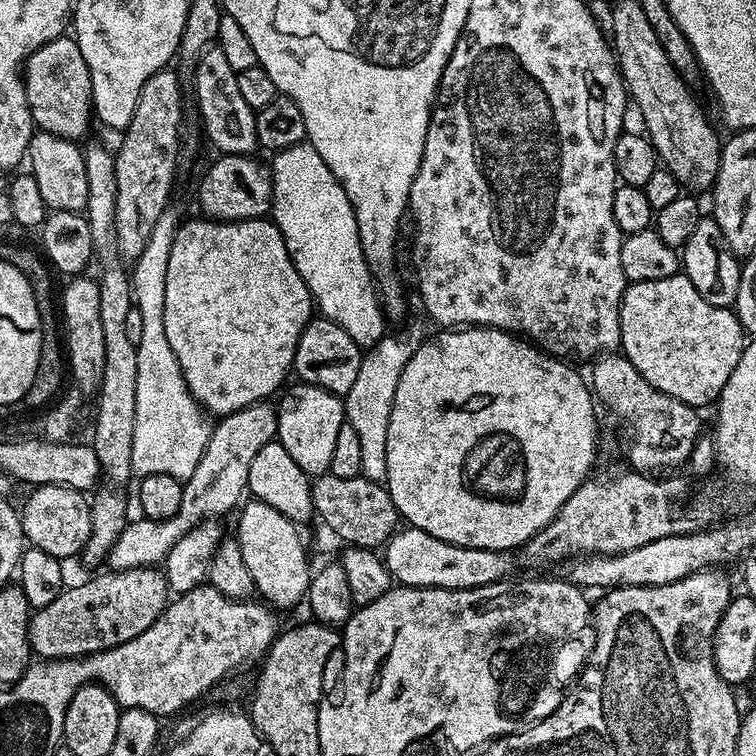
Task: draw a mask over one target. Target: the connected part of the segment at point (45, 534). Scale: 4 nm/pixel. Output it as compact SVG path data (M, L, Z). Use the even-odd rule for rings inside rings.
M41 484L33 487L32 492L20 512L20 521L24 527L25 541L38 550L46 550L46 554L54 554L62 562L68 562L71 556L79 557L90 538L90 514L92 505L85 493L58 486L57 484Z

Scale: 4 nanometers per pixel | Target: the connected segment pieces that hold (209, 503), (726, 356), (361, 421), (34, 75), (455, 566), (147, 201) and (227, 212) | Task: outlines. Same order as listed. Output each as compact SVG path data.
M271 403L251 404L217 419L206 442L206 450L198 466L194 466L194 474L183 481L182 503L178 506L178 514L169 520L133 519L122 530L118 542L114 542L106 561L107 567L111 571L121 572L163 565L170 546L174 546L178 538L185 536L192 528L197 528L203 520L224 518L232 507L235 509L245 499L253 459L262 446L275 440L276 410Z
M683 274L670 278L658 278L658 282L631 282L625 287L620 303L620 348L622 355L662 394L670 398L678 398L678 402L686 402L690 407L704 410L704 407L715 405L720 399L722 390L734 374L734 366L744 353L746 333L740 325L732 308L710 306L698 290L694 290L694 282Z
M423 319L416 320L401 336L385 334L374 347L367 349L360 357L358 378L350 386L348 395L343 397L344 419L358 434L362 446L362 475L368 480L387 481L386 474L386 430L390 430L390 410L394 406L394 390L398 390L398 378L406 370L406 362L415 354L416 349L424 343Z
M63 39L51 40L35 52L30 54L22 69L26 102L30 106L32 123L39 131L58 134L67 140L83 141L88 127L94 124L94 107L92 105L92 83L90 70L86 70L86 58L82 58L82 50L78 50L75 42L64 44Z
M411 526L401 527L393 532L392 537L382 548L384 567L397 585L425 590L433 588L484 590L487 584L496 584L511 574L512 558L514 560L512 552L454 546L450 542L442 542L426 534L426 530L418 530Z
M172 70L155 72L142 86L134 118L130 118L127 128L123 129L124 141L121 142L120 149L115 149L114 152L118 182L118 194L114 202L114 230L116 248L125 261L136 261L138 254L146 250L146 242L150 242L150 234L154 234L154 222L158 222L158 214L162 214L162 210L169 207L172 183L176 180L176 163L182 160L182 125L185 123L183 120L184 92L180 89L179 78Z
M220 154L200 180L200 208L205 217L214 220L258 220L272 210L272 169L251 156Z

